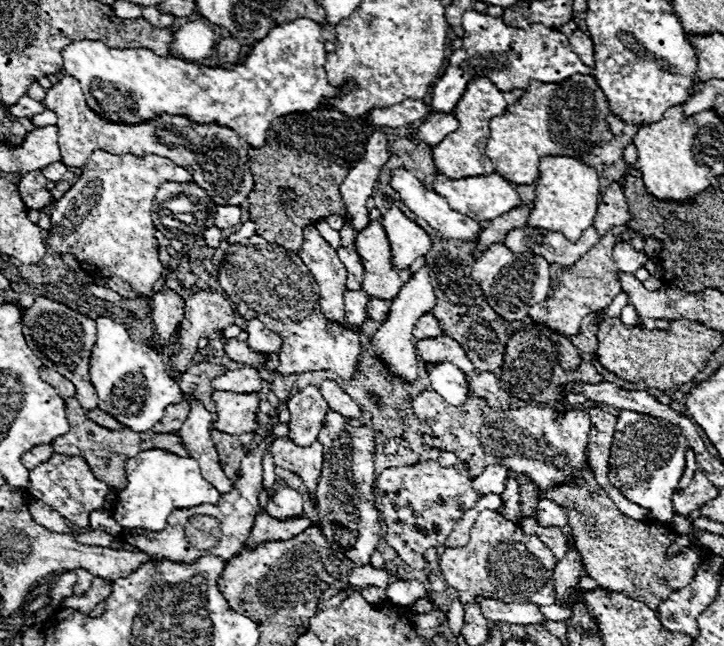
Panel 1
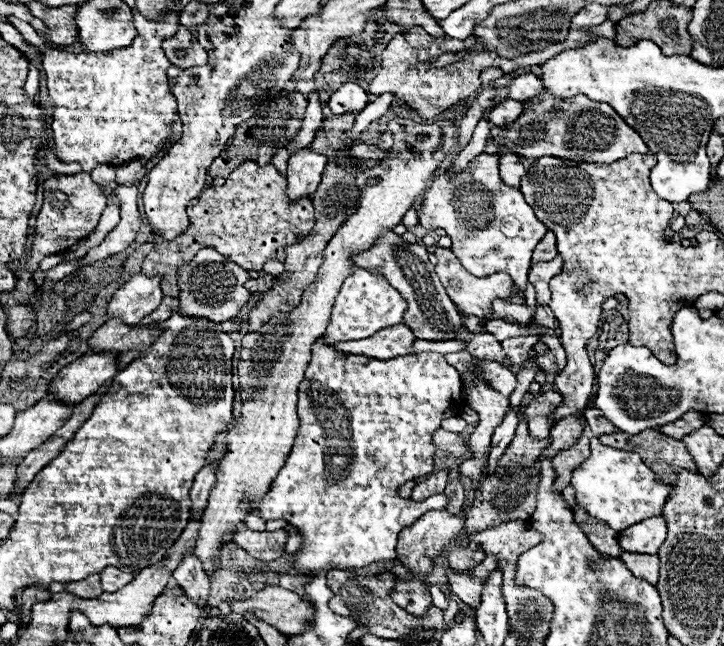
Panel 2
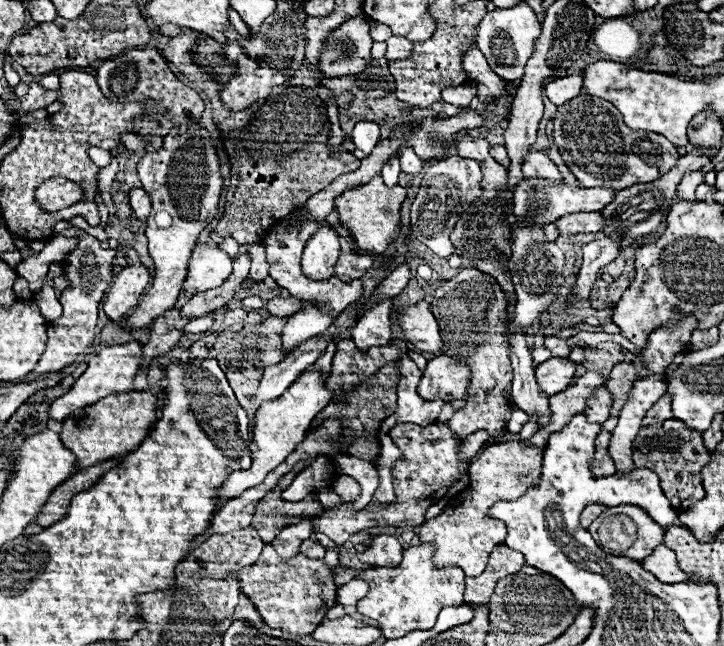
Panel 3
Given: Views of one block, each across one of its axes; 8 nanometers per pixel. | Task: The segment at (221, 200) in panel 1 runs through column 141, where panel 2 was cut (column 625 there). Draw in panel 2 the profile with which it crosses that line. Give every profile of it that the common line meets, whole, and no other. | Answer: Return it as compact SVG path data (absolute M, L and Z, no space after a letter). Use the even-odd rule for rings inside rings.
M542 90L538 96L524 102L524 112L508 126L492 126L494 142L506 146L510 152L538 160L542 156L568 158L576 162L612 164L628 154L646 154L644 140L624 124L624 120L604 102L594 102L584 94L572 98L556 98Z

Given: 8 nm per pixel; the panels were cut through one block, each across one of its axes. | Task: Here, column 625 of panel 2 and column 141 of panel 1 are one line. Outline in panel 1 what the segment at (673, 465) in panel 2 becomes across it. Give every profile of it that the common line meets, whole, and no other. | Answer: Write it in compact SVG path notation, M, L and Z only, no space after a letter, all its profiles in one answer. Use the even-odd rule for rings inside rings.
M68 398L66 400L66 420L70 422L70 432L64 436L58 436L52 442L52 448L56 454L66 454L66 456L82 456L88 466L92 468L94 476L102 482L106 482L112 490L122 490L126 486L124 480L124 462L130 456L136 456L142 450L150 450L150 448L160 448L160 450L168 450L174 452L178 456L190 456L186 452L186 448L180 442L180 436L176 434L154 434L154 432L134 432L130 428L124 430L106 430L98 424L94 424L92 420L88 420L84 416L82 406L78 404L76 398Z

